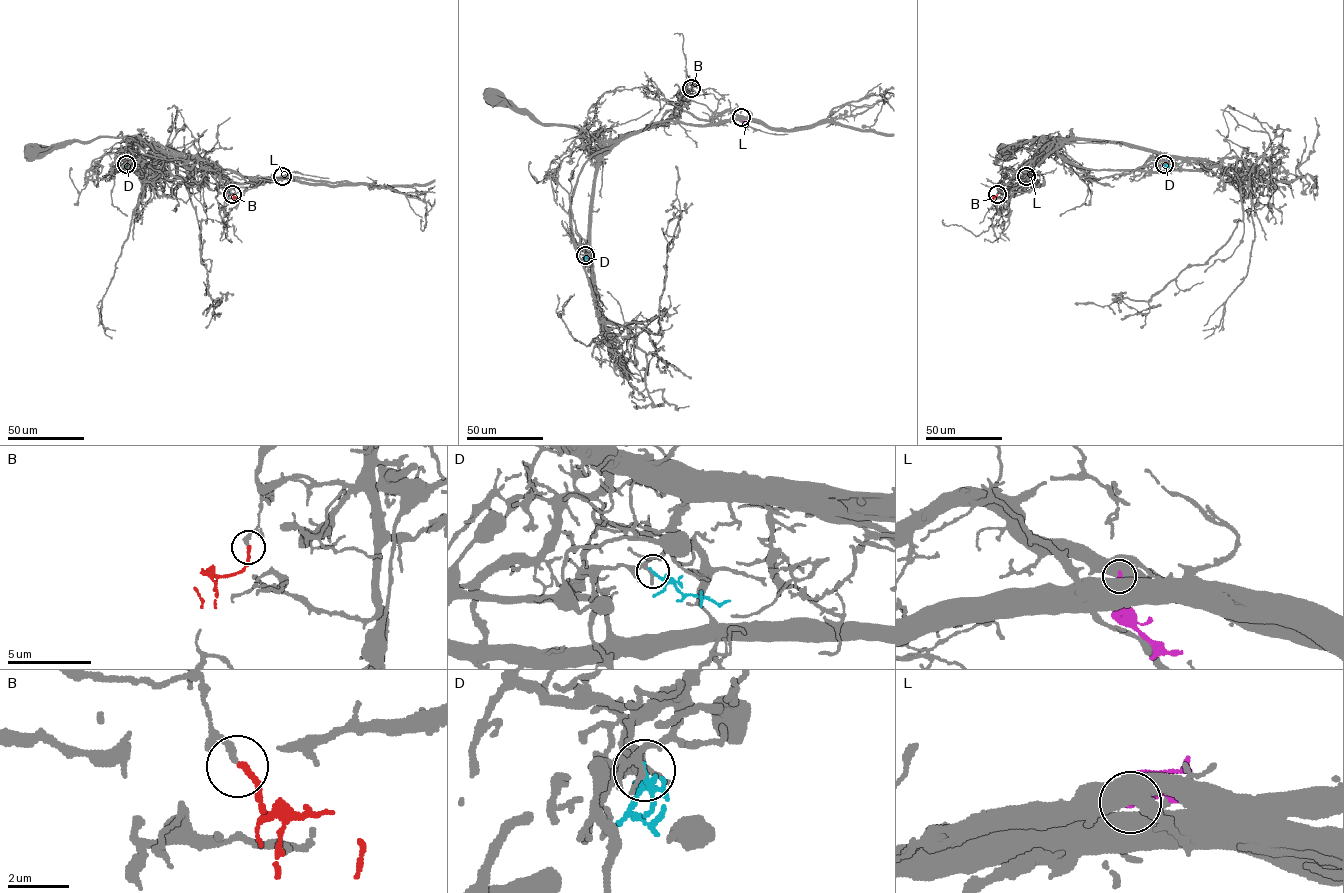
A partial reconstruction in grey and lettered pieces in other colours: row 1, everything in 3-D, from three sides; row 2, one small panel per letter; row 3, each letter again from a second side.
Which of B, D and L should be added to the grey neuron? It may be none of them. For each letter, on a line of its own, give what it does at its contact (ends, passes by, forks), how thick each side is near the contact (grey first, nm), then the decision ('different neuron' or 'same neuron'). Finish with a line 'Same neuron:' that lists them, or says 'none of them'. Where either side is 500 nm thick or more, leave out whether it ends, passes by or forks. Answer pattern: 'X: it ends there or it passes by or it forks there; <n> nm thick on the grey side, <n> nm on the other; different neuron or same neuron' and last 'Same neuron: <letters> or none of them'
B: it ends there; 200 nm thick on the grey side, 190 nm on the other; different neuron
D: it passes by; 200 nm thick on the grey side, 140 nm on the other; different neuron
L: 750 nm thick on the grey side, 400 nm on the other; different neuron
Same neuron: none of them

